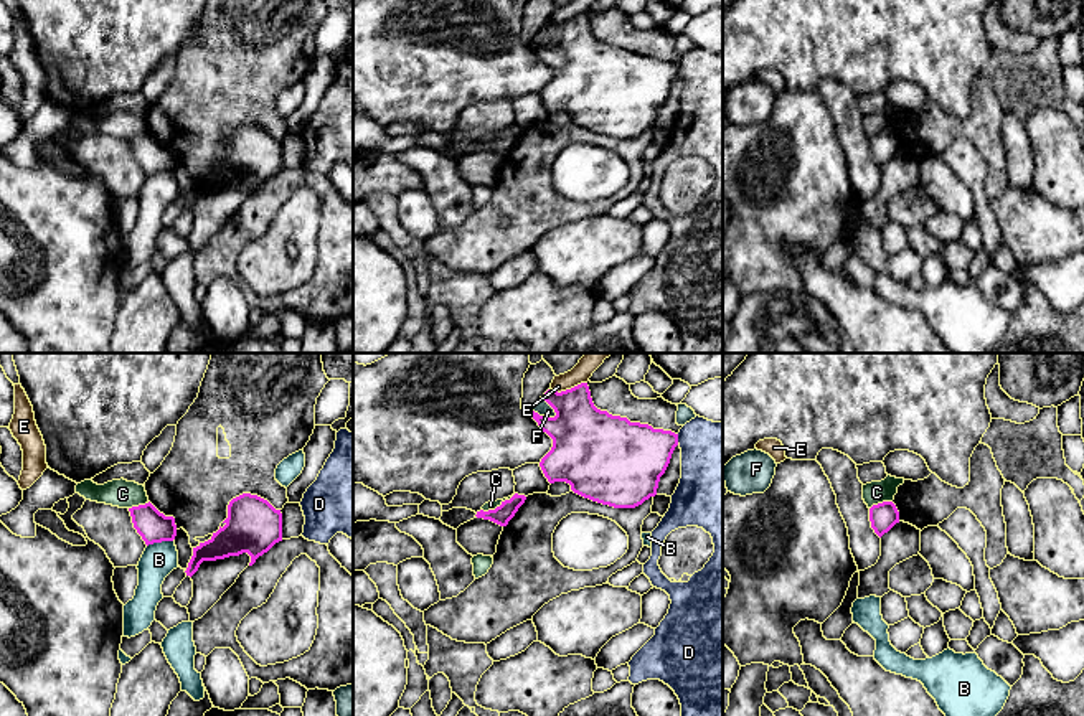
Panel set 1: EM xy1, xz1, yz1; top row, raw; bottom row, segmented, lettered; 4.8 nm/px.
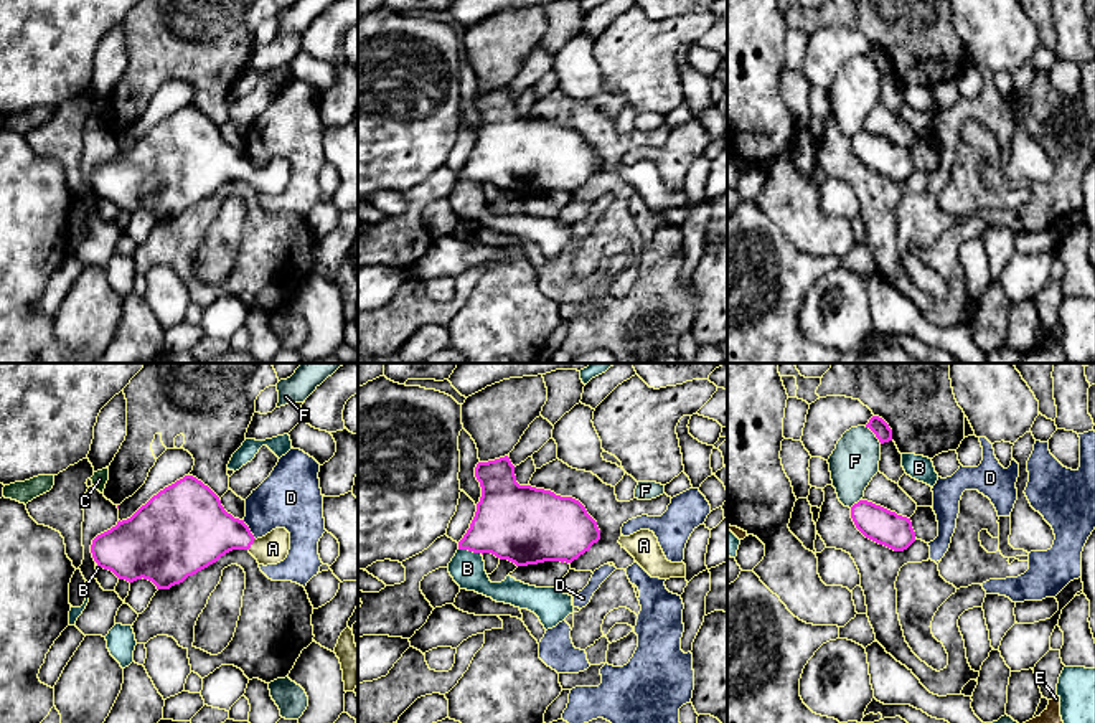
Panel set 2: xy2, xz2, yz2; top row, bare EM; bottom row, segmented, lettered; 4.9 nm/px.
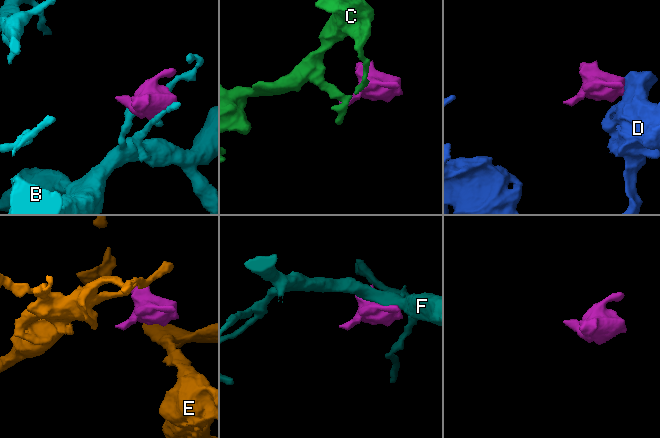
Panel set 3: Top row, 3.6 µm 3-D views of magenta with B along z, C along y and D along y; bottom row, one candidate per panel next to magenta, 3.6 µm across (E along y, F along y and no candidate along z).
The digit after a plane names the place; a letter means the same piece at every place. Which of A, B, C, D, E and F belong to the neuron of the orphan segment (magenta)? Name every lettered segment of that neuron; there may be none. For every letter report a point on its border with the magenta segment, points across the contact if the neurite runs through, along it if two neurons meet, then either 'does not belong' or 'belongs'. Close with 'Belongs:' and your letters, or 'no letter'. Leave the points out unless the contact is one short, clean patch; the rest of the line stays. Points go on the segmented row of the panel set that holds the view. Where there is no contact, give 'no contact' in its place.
A: xy2 (253, 542) | across xy2 (203, 532), (234, 533), (253, 542), (259, 548), (272, 548) | belongs
B: xy1 (159, 541) | along xy1 (172, 540), (162, 540), (147, 546) | does not belong
C: xz1 (497, 507) | does not belong
D: xy2 (249, 530) | along xy2 (243, 520), (256, 538) | does not belong
E: xz1 (568, 390) | along xz1 (586, 381), (560, 391), (551, 390) | does not belong
F: xz1 (551, 406) | does not belong
Belongs: A

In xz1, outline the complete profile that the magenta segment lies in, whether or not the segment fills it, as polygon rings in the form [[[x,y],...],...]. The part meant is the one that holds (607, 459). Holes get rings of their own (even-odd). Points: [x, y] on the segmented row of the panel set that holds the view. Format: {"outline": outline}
{"outline": [[[587,383],[561,393],[548,389],[543,399],[556,416],[530,414],[553,439],[551,450],[540,462],[549,483],[566,482],[574,493],[614,508],[635,508],[657,495],[660,477],[678,445],[678,434],[597,409]]]}

